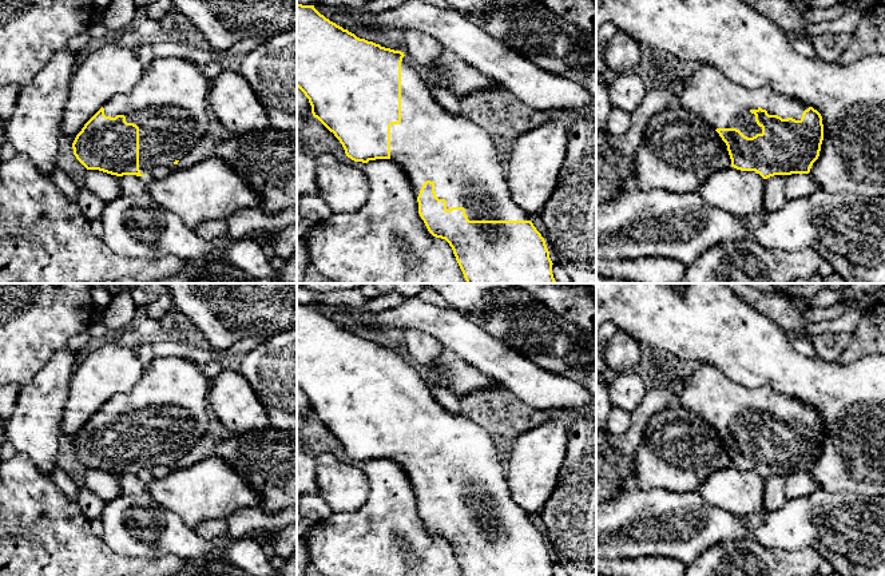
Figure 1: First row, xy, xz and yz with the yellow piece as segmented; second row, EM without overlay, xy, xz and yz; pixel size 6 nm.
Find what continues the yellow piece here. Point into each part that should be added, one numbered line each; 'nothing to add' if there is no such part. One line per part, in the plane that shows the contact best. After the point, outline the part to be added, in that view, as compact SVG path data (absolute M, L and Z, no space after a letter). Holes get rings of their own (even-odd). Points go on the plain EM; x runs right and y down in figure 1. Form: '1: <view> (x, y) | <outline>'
1: xz (431, 443) | M406 355L401 361L401 422L390 425L390 460L400 464L418 496L426 480L434 482L438 498L447 500L447 509L464 507L469 520L529 520L529 515L512 497L507 468L489 434L473 420L447 410L430 393L422 381L421 370Z

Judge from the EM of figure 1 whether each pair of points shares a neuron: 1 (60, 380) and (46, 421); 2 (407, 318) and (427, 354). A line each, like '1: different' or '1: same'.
1: same
2: different

